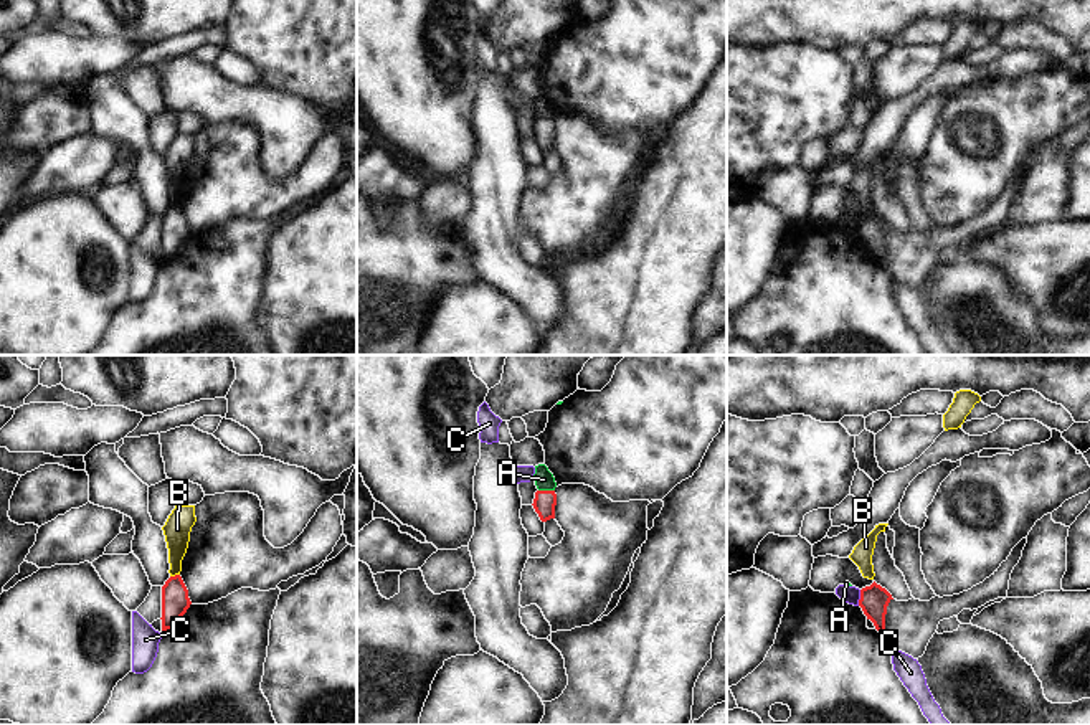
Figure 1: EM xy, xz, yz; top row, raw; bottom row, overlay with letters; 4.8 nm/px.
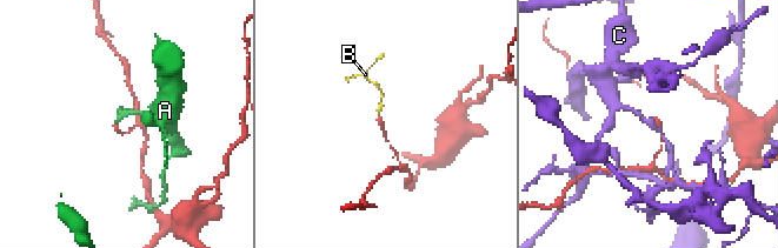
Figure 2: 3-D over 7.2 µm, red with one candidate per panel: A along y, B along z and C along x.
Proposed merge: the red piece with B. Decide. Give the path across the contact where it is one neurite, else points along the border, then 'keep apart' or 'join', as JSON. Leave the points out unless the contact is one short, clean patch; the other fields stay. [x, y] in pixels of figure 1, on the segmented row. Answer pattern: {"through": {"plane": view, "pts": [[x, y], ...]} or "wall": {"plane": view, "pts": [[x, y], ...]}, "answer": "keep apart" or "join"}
{"wall": {"plane": "xy", "pts": [[179, 573], [170, 577]]}, "answer": "keep apart"}

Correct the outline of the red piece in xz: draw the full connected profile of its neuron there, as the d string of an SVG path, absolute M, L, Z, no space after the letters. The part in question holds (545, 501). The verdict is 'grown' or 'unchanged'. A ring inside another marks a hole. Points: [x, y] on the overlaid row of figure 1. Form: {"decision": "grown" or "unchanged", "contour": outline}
{"decision": "unchanged", "contour": "M537 490L532 505L542 522L555 519L555 505L557 505L555 490Z"}

